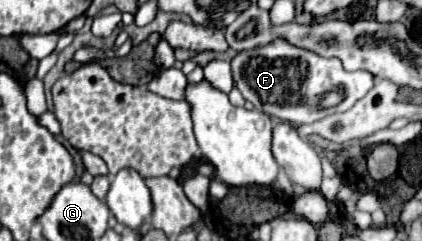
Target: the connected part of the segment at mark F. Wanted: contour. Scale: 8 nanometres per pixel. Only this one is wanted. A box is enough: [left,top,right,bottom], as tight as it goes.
[232,40,374,124]

